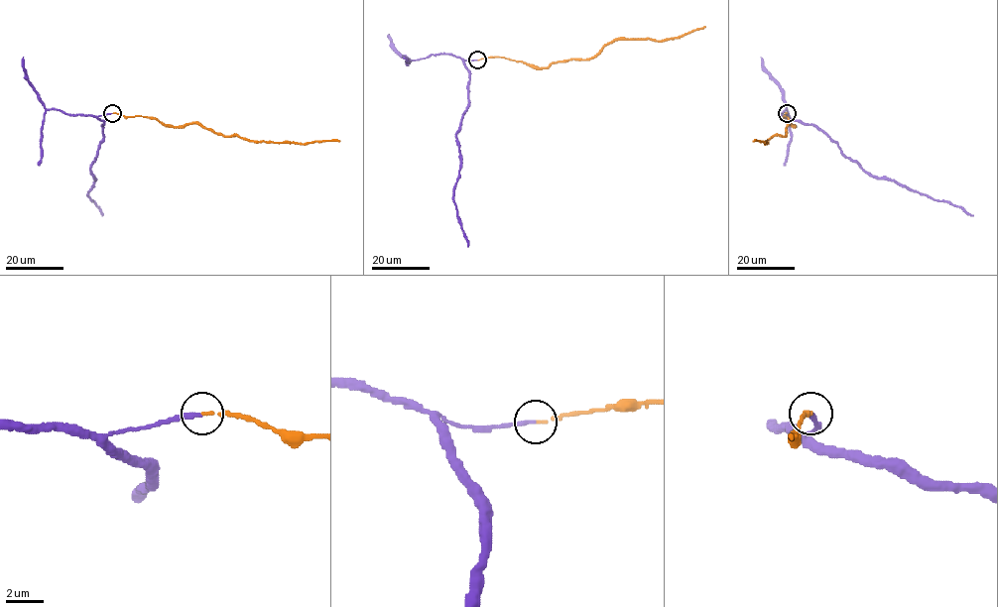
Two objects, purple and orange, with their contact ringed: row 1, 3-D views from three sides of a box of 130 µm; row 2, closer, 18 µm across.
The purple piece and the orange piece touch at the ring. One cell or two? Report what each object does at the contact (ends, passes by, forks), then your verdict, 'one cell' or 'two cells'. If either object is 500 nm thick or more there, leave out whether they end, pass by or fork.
purple ends; orange ends; one cell

